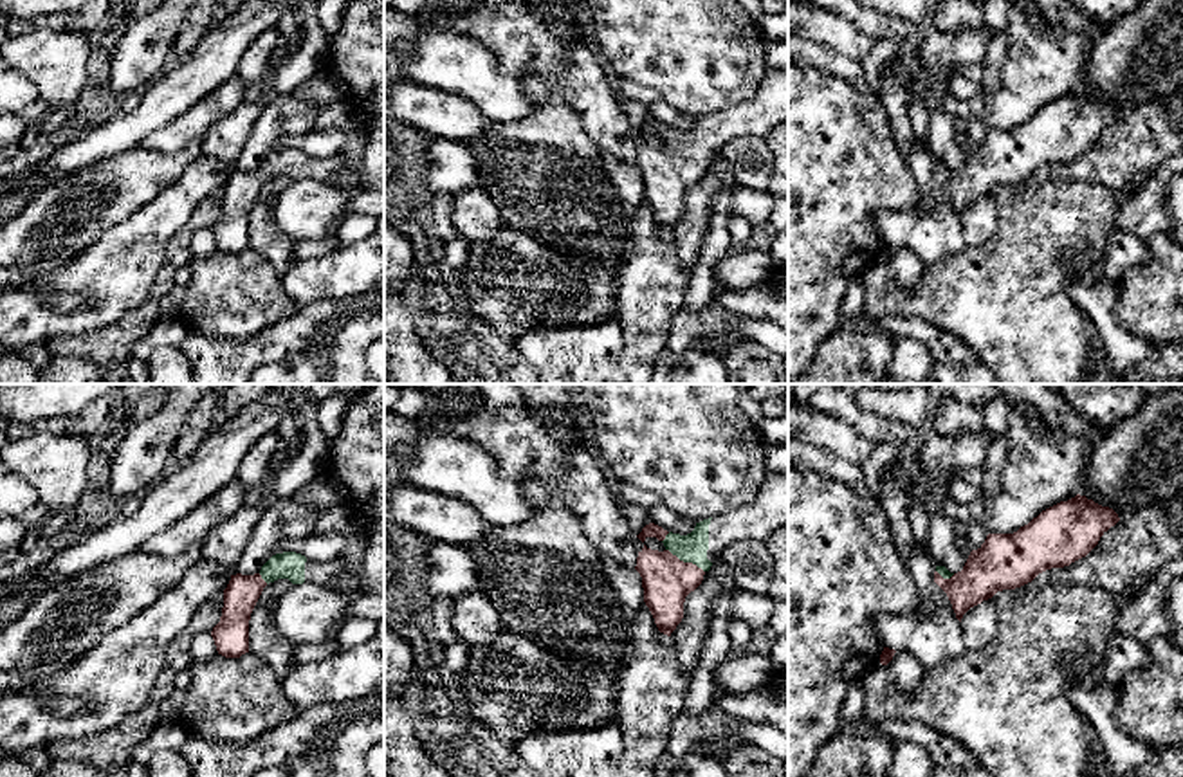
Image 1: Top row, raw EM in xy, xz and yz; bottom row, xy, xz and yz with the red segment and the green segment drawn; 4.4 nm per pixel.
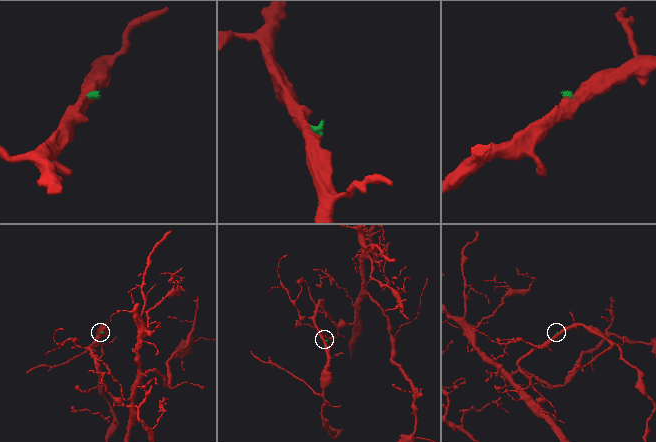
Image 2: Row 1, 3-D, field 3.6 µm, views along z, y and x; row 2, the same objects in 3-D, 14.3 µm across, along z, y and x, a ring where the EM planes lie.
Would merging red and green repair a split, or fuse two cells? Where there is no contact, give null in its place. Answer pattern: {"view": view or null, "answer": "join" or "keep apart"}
{"view": "xz", "answer": "join"}

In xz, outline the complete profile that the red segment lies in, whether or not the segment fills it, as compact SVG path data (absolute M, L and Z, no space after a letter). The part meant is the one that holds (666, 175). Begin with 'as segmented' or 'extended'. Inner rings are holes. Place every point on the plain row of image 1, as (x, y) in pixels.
extended; M766 70L757 94L718 114L696 119L687 132L649 119L637 132L656 133L665 146L644 141L635 166L642 173L644 198L660 229L671 233L683 215L685 193L694 187L725 144L739 137L766 137L788 119L788 70Z

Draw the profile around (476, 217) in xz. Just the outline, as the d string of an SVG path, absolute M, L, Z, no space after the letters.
M481 187L453 193L453 224L469 242L492 240L503 227L501 211Z

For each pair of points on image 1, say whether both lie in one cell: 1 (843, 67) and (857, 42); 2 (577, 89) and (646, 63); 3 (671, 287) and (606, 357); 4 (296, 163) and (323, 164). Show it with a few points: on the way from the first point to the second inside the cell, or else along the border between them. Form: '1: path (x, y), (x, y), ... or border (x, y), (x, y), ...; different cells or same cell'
1: border (808, 40), (825, 44), (859, 63); different cells
2: border (590, 45), (605, 62); different cells
3: border (615, 318), (623, 334), (623, 365); different cells
4: path (303, 164), (316, 164); same cell

